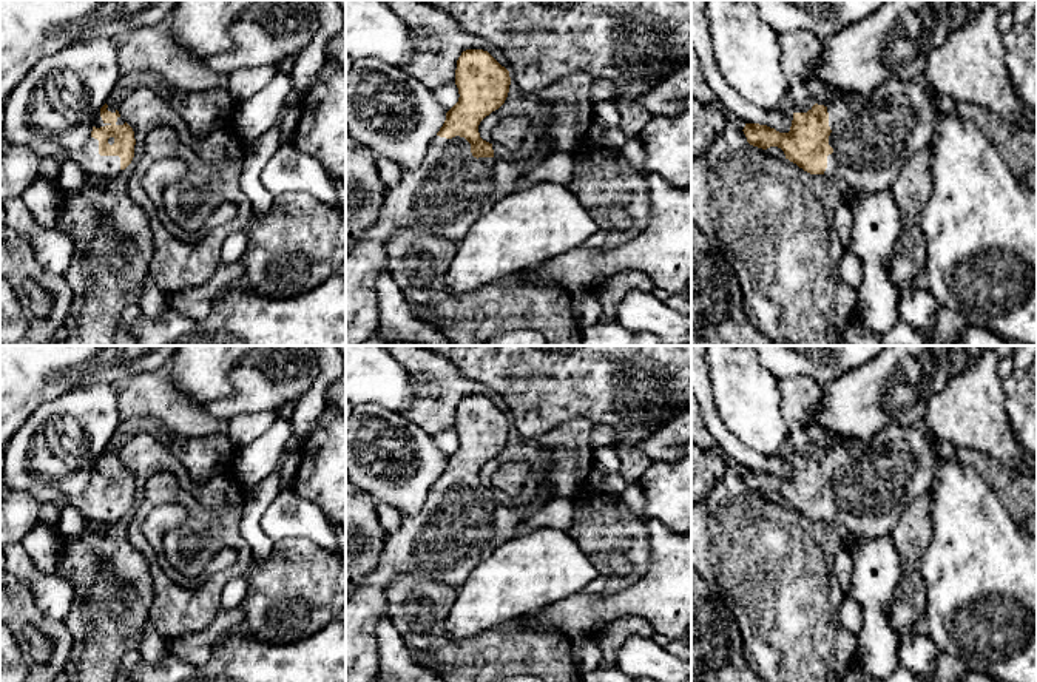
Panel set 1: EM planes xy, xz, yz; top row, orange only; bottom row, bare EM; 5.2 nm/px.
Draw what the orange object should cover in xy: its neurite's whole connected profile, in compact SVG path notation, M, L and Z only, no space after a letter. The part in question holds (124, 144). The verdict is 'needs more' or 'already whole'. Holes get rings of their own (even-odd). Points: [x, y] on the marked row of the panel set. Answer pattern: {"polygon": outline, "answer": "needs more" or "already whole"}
{"polygon": "M103 105L94 119L91 137L82 148L52 156L60 165L76 162L97 184L116 177L134 157L134 131L120 117L117 106Z", "answer": "needs more"}

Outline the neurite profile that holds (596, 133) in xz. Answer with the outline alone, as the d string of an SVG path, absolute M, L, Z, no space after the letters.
M593 122L588 128L585 145L596 147L596 148L606 148L606 139L605 139L605 127L602 127L597 122Z

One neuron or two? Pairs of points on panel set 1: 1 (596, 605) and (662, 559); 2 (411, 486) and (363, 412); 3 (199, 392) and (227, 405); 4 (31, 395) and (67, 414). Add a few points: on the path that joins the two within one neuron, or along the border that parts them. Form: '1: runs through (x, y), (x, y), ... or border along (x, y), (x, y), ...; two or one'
1: runs through (614, 605), (631, 600), (655, 577); one
2: runs through (392, 468), (363, 438), (363, 431); one
3: border along (233, 366), (230, 372), (232, 392), (201, 406); two
4: border along (79, 389), (71, 389), (47, 401), (19, 428); two

